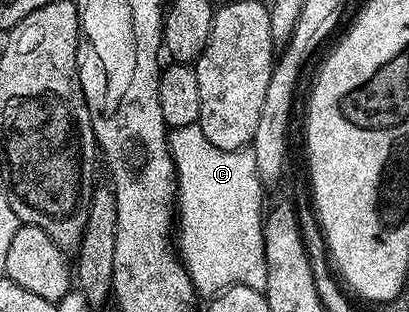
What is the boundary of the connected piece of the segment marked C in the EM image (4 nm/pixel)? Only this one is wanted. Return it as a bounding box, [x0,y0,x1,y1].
[169,126,267,296]

